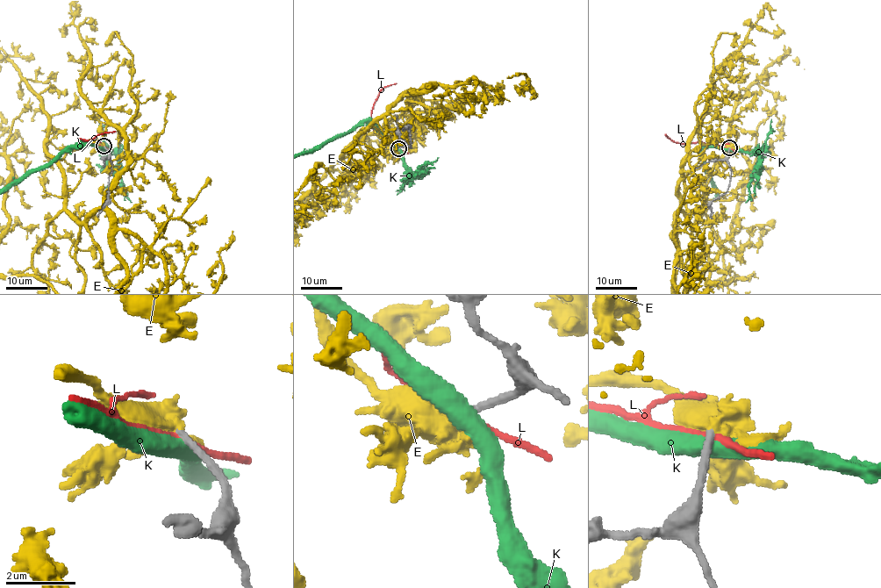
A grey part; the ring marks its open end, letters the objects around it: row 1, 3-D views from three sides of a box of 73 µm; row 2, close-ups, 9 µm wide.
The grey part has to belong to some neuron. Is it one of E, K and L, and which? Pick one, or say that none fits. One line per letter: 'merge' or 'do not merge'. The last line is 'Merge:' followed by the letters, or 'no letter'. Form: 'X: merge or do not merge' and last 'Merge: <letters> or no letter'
E: do not merge
K: do not merge
L: do not merge
Merge: no letter

